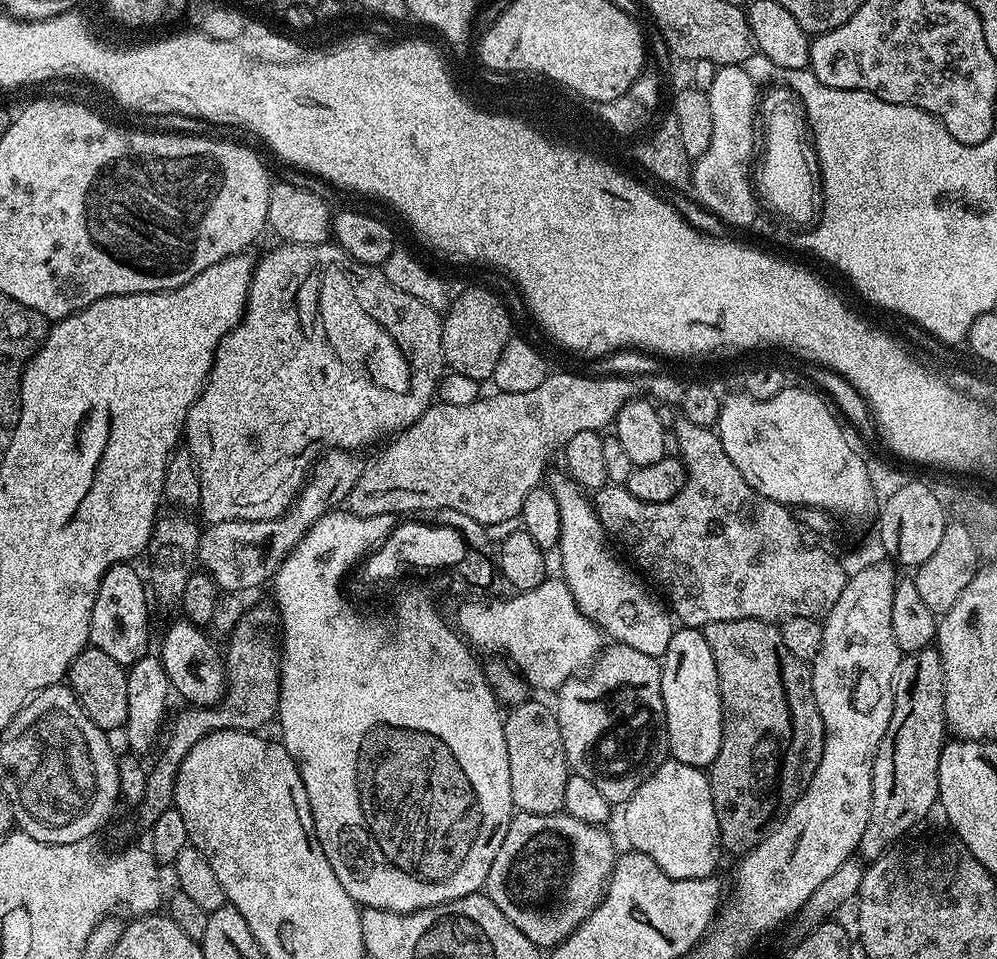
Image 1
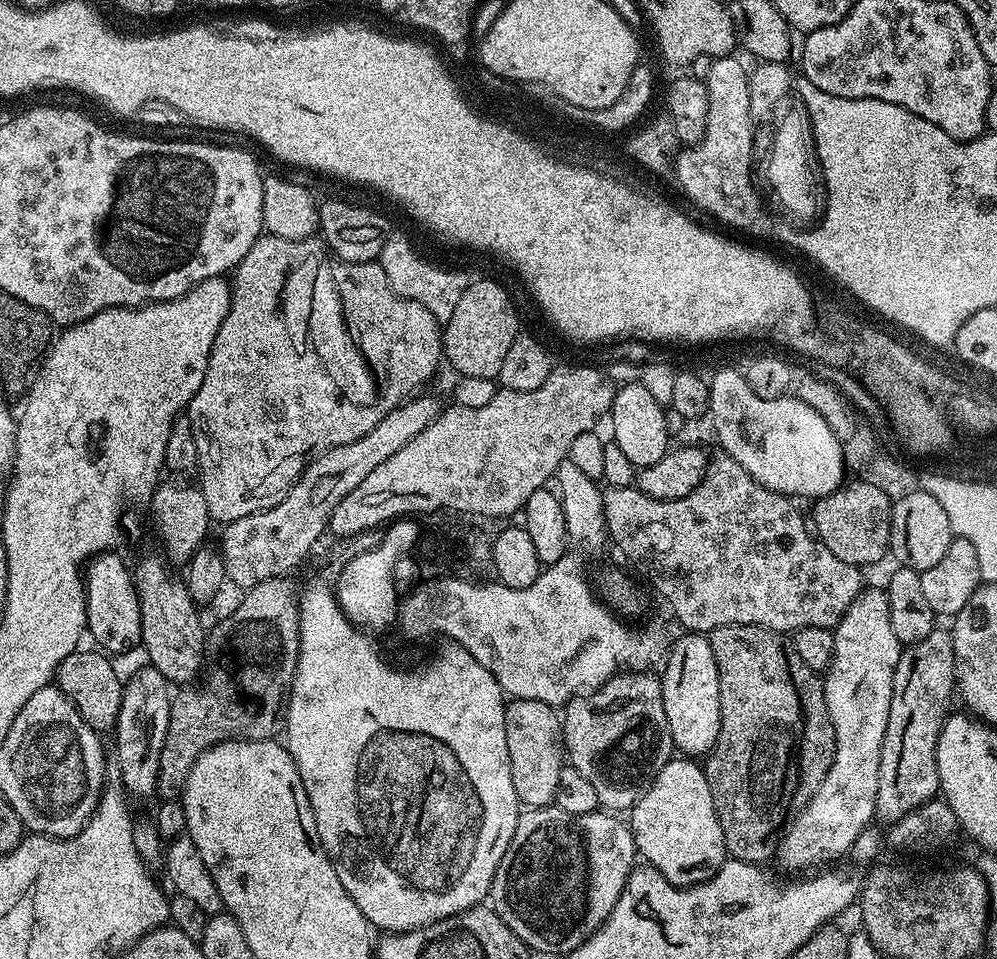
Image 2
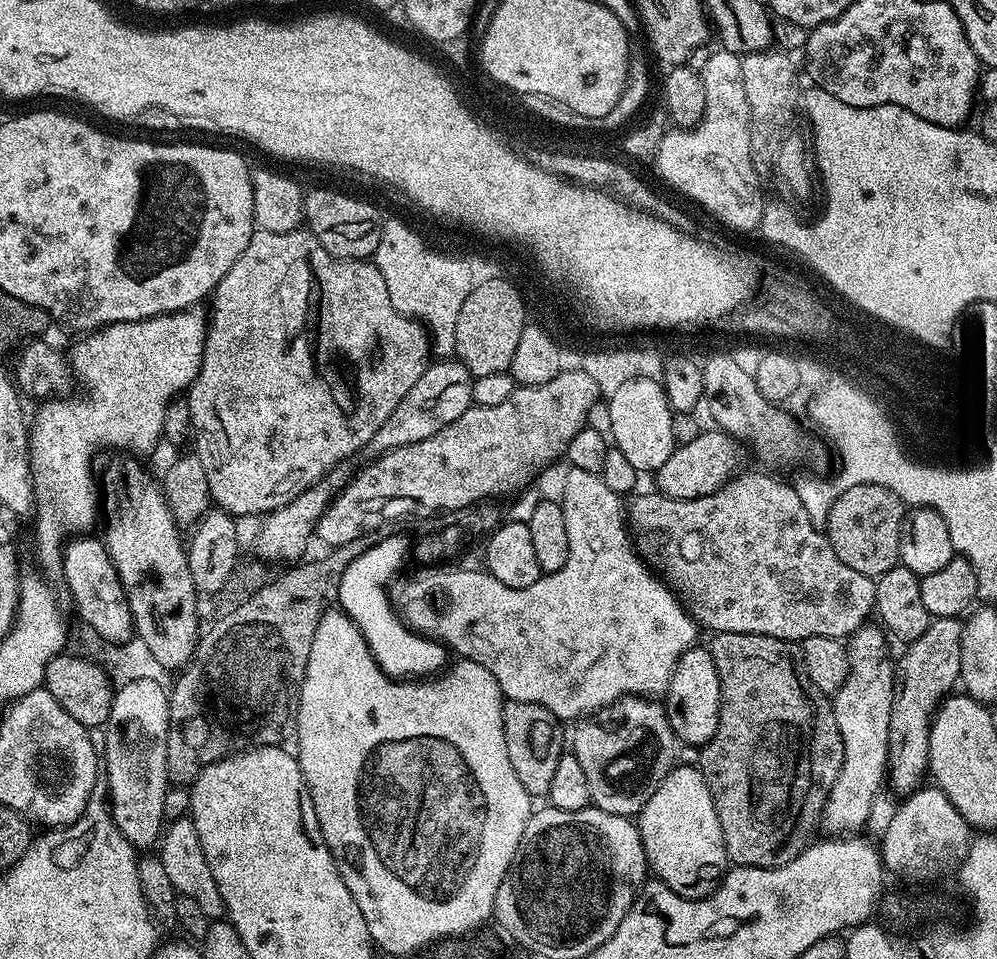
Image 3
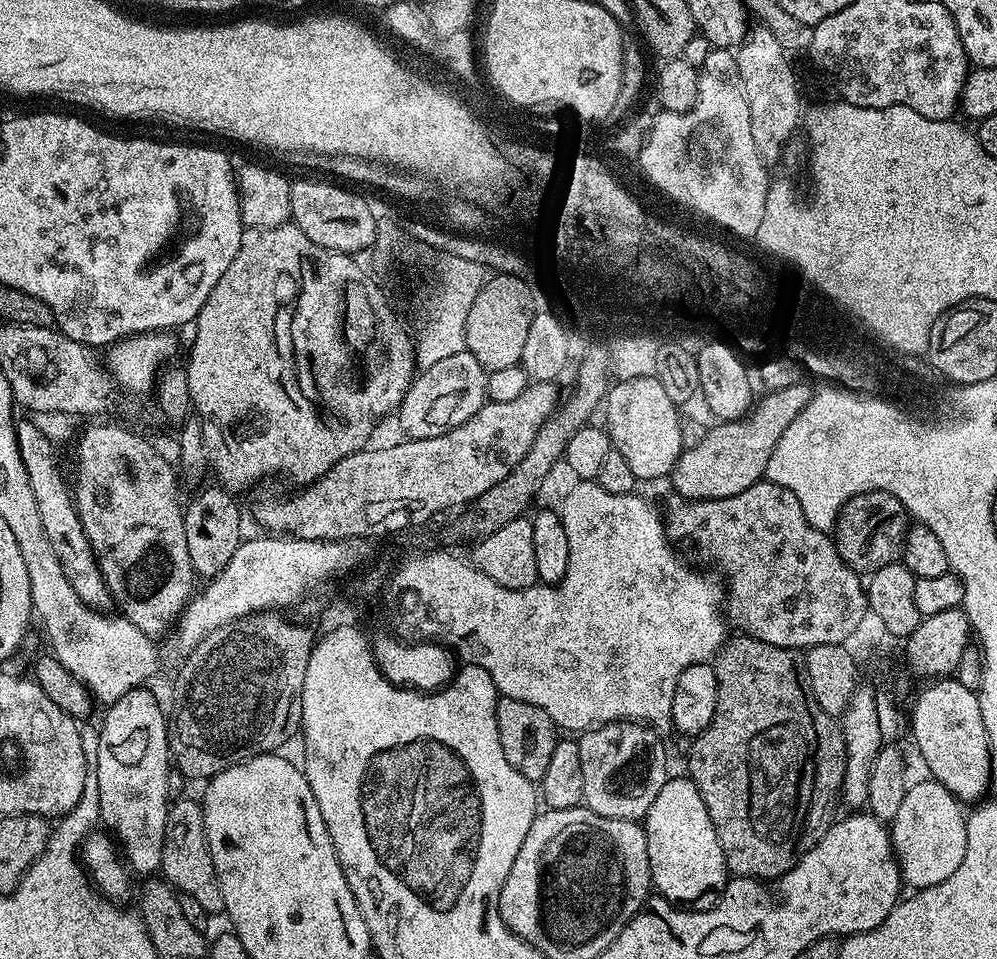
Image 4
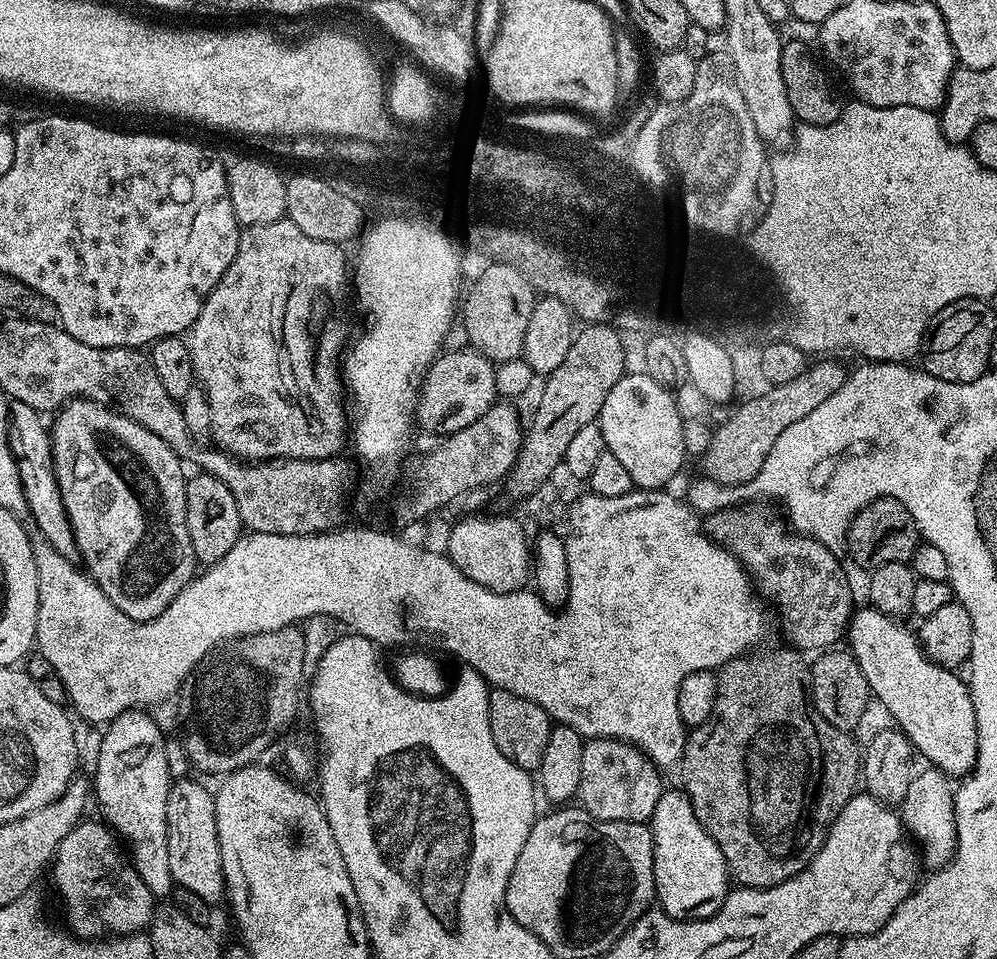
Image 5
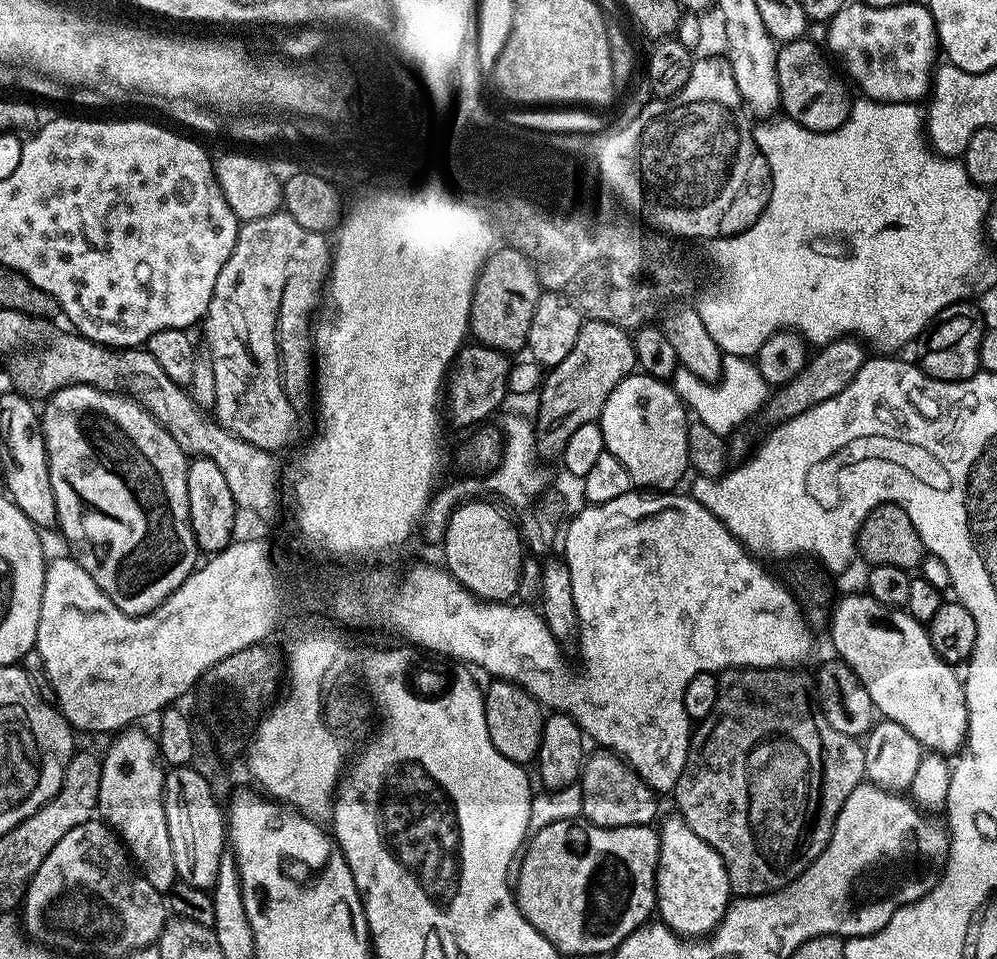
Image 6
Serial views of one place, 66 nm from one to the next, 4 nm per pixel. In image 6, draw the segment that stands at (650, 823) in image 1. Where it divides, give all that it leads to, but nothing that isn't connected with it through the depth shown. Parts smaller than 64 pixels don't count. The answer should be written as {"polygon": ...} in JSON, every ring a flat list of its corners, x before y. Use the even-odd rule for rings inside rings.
{"polygon":[[671,815,666,817,664,825,659,825,658,828,660,833,660,865,656,867,656,912,662,923,670,931,675,932,677,936,703,938,720,925,728,909,732,896,728,871,722,858,714,850,714,846,702,842,702,838,698,838,698,834,694,834,694,830,690,830,690,826,686,826,686,822,681,816]]}

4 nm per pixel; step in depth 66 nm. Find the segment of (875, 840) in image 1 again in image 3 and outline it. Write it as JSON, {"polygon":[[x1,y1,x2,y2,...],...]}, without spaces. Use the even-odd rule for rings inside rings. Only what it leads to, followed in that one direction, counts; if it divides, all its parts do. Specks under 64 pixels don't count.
{"polygon":[[955,616,935,617,926,632,903,649,900,661,895,661,886,784,897,797,903,798,925,783,928,772,928,725,934,709,955,689,952,687,957,687,960,678,961,627,961,621]]}

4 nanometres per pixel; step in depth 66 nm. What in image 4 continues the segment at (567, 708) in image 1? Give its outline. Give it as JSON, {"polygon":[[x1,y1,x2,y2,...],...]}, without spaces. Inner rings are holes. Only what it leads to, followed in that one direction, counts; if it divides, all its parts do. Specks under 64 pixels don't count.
{"polygon":[[621,720,614,724,601,724,599,728,583,733,579,737,582,757,582,786,584,787,583,807,589,808,594,814,619,820,643,821,644,815,654,806,654,798,658,798,658,790,670,778,668,772,668,752,660,741,661,733,657,729,631,720]]}

